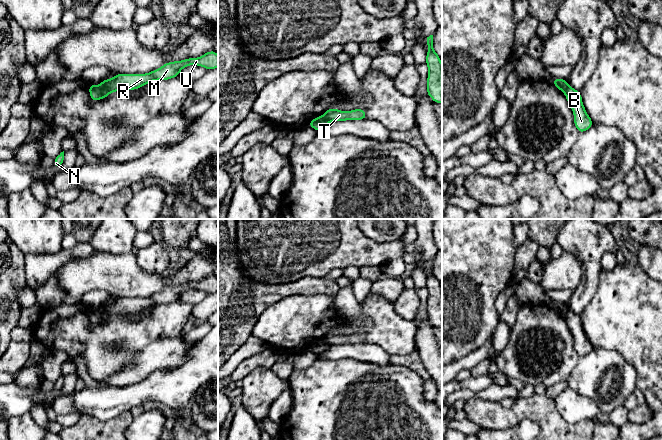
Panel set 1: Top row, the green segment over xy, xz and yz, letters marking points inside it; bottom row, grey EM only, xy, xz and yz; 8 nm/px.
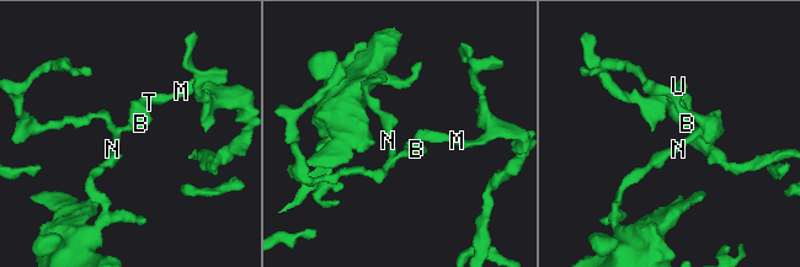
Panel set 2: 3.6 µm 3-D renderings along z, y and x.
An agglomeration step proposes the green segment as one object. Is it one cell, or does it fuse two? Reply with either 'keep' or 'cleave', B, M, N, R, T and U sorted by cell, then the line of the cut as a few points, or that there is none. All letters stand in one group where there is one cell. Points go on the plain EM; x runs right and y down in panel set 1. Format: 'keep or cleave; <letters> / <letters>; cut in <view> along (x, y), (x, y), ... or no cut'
cleave; B N / M R T U; cut in xy along (100, 308), (108, 317)

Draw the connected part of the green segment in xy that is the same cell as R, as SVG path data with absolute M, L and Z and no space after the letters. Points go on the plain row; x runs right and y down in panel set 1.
M209 275L198 282L168 286L147 298L117 298L112 303L103 304L100 309L108 317L121 314L134 314L152 305L168 304L177 301L180 295L189 289L202 290L207 294L218 292L218 278L215 275Z

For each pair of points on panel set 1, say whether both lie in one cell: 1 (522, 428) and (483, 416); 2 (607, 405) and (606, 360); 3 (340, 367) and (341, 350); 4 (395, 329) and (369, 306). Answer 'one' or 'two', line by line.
1: two
2: one
3: two
4: one

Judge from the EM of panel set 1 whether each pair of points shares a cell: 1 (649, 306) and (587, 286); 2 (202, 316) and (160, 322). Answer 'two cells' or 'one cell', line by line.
1: two cells
2: two cells

